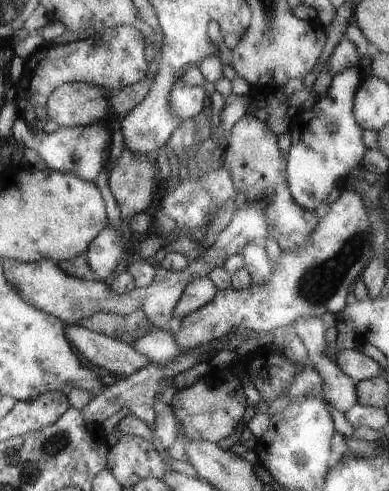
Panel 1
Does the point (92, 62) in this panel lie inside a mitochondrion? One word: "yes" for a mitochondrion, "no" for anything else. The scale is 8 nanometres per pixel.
no

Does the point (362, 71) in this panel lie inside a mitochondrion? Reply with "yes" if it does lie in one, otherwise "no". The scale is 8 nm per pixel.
no

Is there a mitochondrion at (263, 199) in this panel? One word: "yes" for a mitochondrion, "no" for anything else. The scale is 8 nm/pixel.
no

